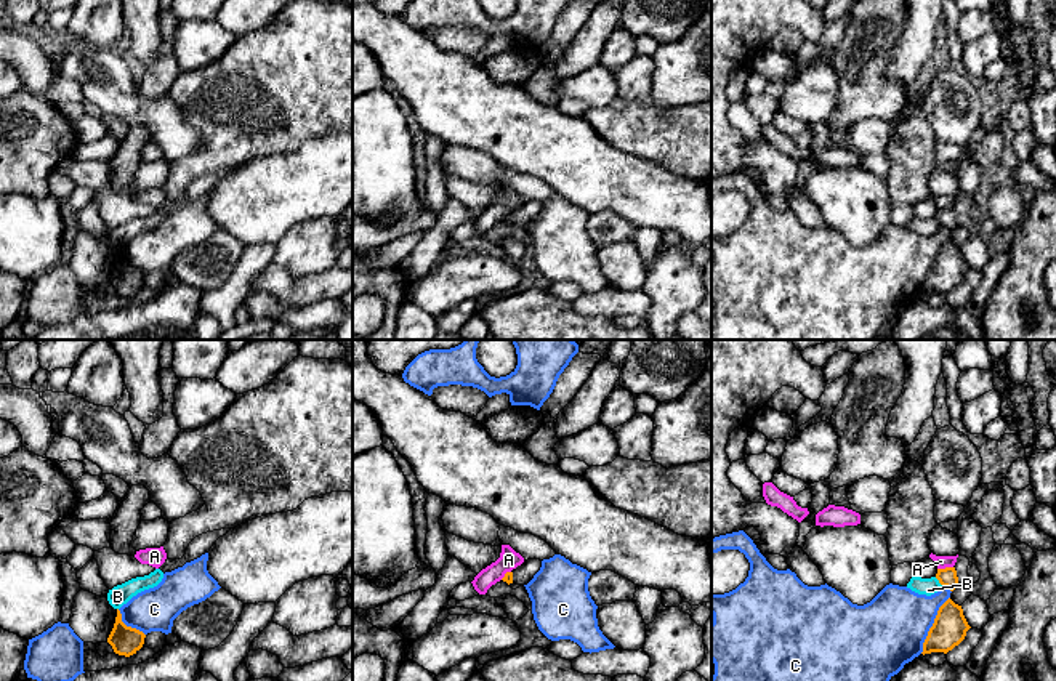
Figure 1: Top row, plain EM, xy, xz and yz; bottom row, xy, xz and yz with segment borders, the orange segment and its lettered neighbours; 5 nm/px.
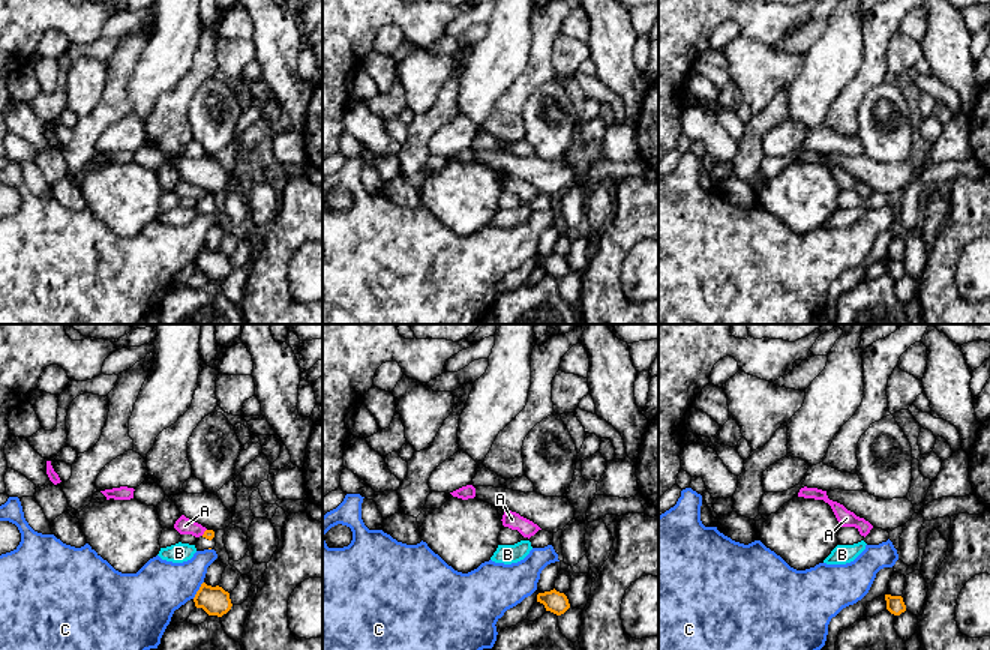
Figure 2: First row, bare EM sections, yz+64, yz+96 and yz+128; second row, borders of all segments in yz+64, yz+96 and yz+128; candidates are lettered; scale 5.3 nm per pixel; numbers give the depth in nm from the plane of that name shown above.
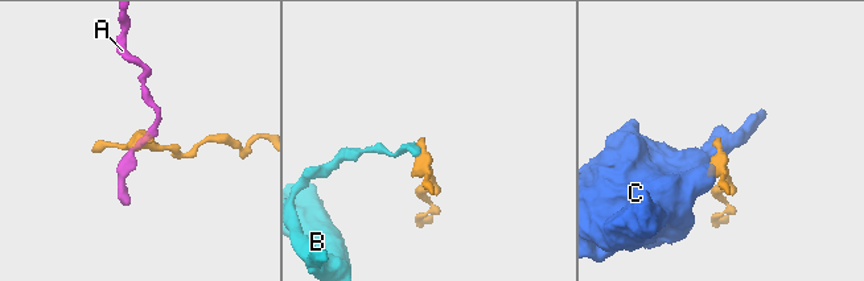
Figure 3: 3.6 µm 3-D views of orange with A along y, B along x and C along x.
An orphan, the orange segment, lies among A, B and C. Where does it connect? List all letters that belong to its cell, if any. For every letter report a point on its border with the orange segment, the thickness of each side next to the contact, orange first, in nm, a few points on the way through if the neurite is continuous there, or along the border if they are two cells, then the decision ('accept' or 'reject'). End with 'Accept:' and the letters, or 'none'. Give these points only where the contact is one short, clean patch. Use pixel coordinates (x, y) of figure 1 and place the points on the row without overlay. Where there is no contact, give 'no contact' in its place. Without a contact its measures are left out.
A: contact yz (946, 209); calibres 100 and 60 nm; border yz (952, 207), (938, 210); reject
B: contact yz (939, 223); calibres 100 and 90 nm; border yz (935, 218), (943, 226); reject
C: contact yz (933, 266); calibres 170 and 360 nm; border yz (949, 237), (939, 249), (920, 294); reject
Accept: none

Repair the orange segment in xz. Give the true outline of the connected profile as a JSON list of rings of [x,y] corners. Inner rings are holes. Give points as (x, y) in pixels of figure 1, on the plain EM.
[[[527,200],[511,213],[506,213],[502,220],[503,223],[516,224],[516,226],[527,226],[534,216],[540,212],[542,202],[540,200]]]

